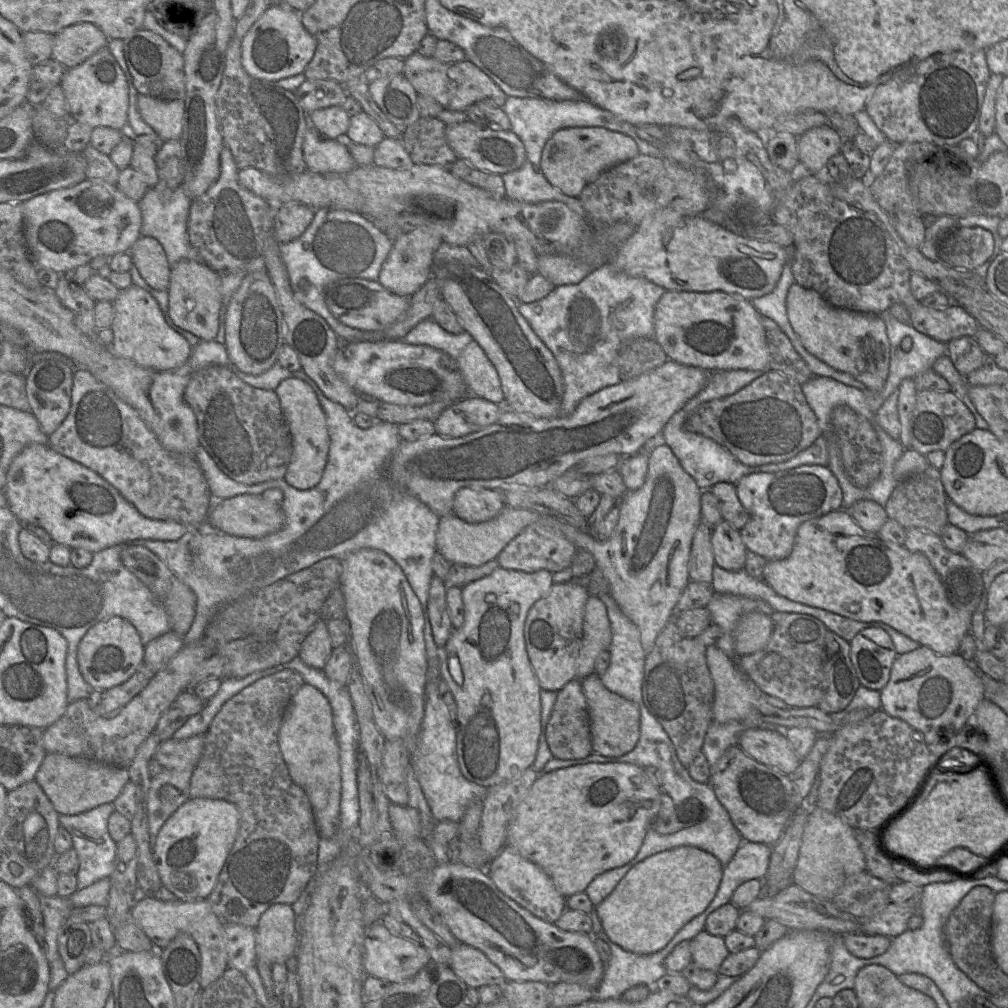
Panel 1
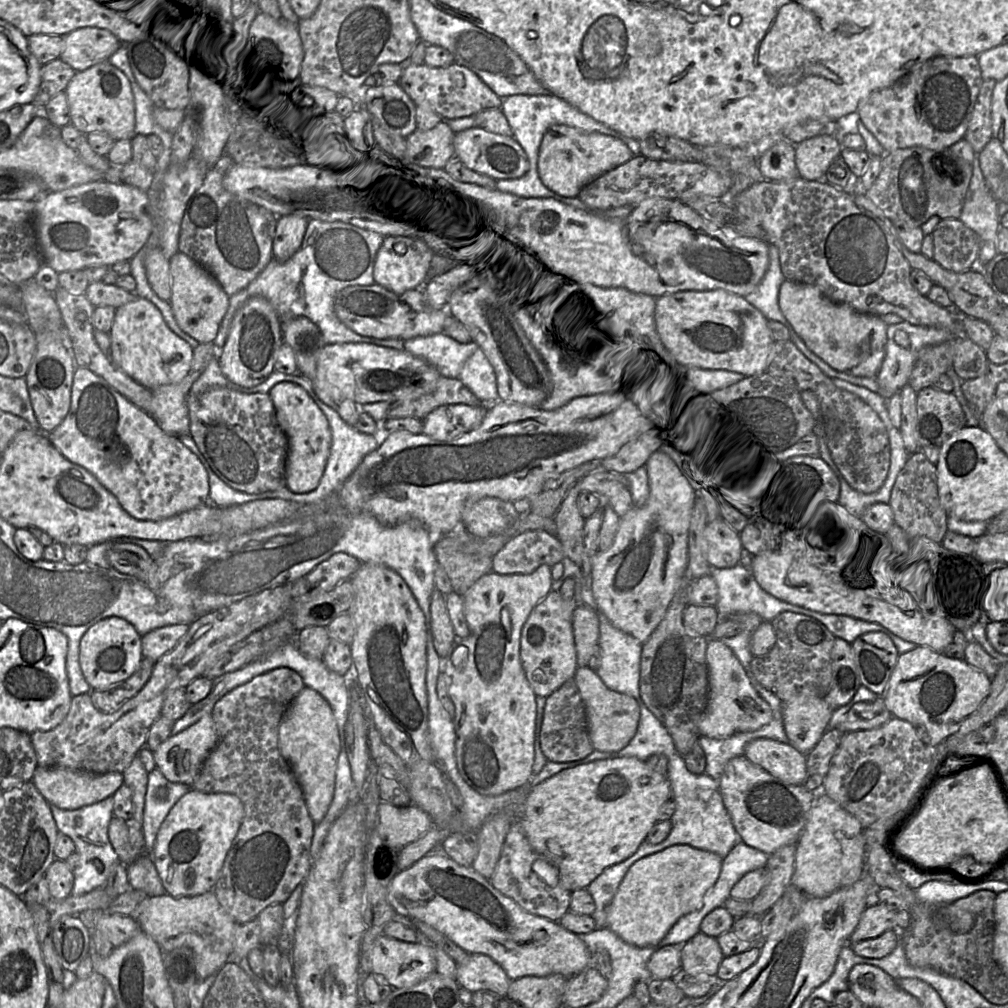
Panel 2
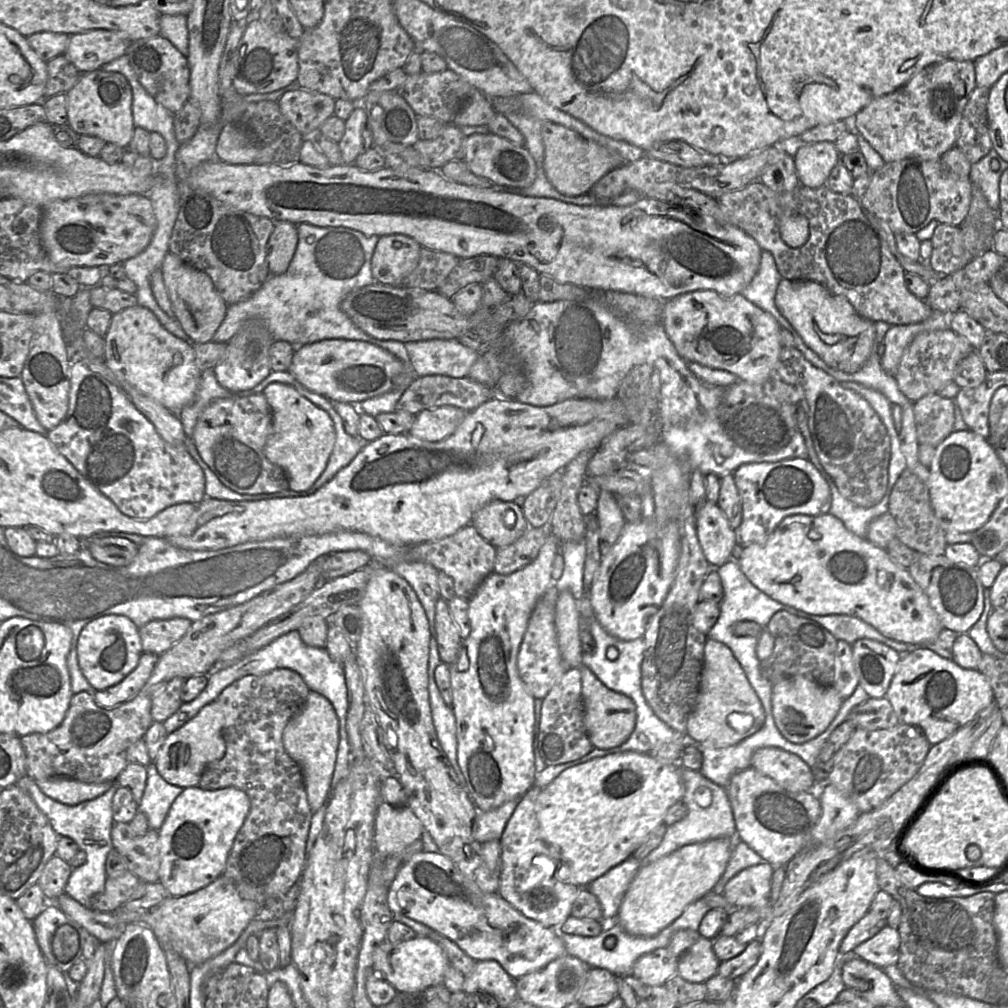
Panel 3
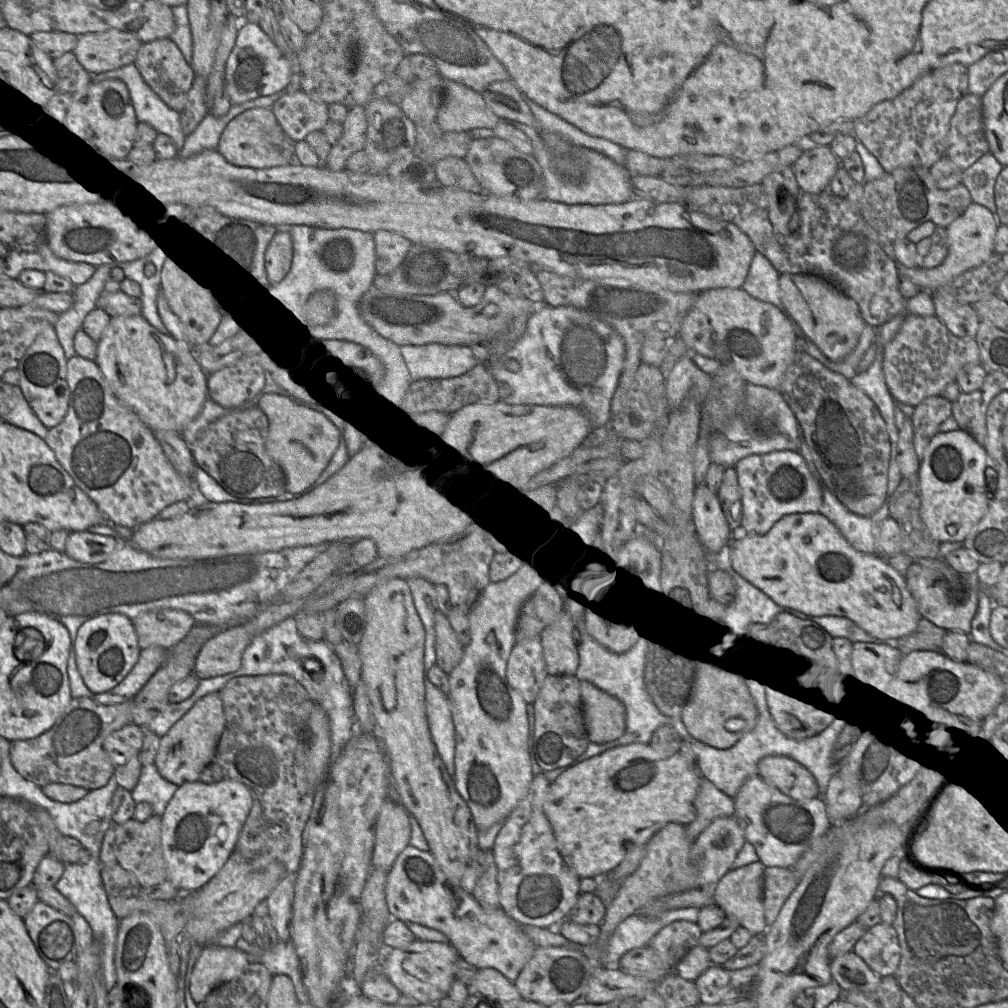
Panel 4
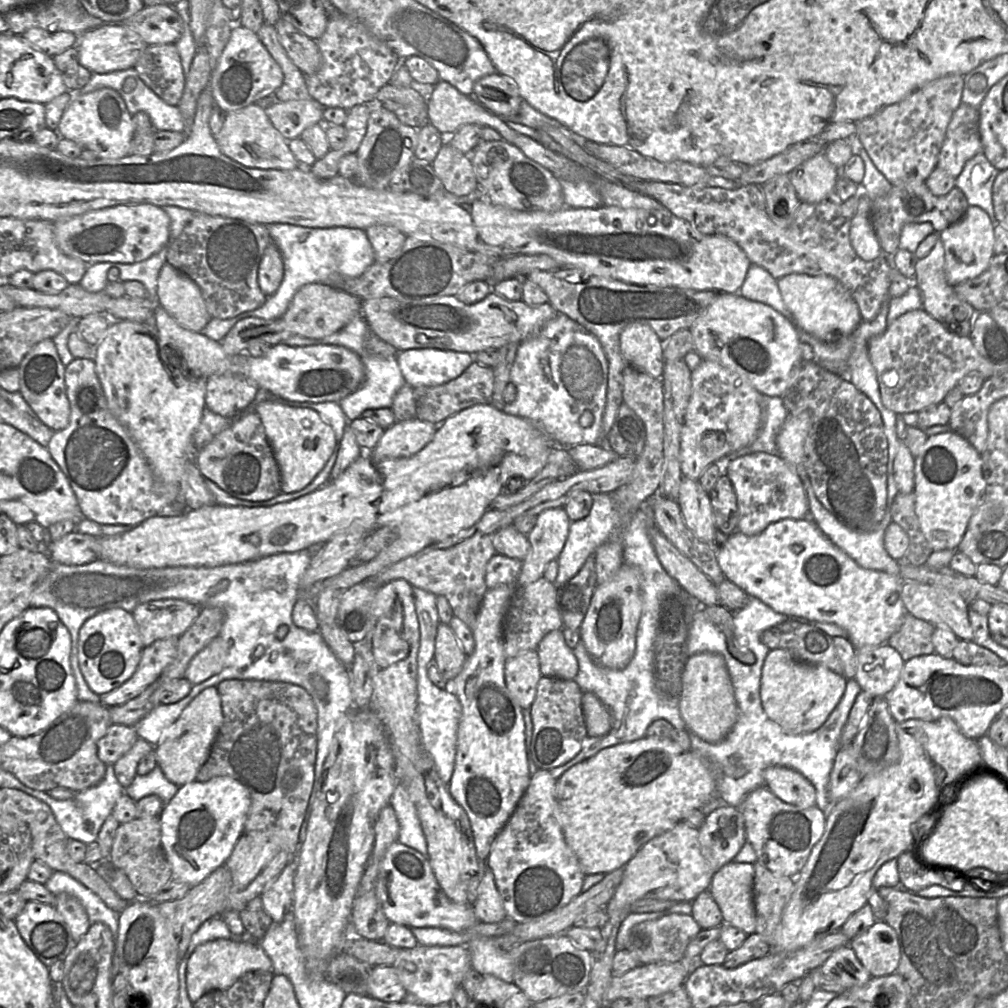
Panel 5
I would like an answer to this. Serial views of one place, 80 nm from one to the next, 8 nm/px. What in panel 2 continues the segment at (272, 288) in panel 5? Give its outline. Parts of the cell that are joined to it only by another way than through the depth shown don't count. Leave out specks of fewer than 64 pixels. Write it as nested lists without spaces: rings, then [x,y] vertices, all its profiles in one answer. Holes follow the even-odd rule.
[[[294,214],[276,217],[272,254],[275,260],[285,262],[300,248],[309,219]]]

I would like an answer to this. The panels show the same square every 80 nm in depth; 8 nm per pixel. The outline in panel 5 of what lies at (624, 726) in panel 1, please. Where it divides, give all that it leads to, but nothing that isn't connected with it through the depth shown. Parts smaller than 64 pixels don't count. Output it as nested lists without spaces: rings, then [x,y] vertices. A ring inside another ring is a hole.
[[[582,693],[582,711],[587,736],[599,737],[610,732],[612,728],[611,712],[595,694]]]

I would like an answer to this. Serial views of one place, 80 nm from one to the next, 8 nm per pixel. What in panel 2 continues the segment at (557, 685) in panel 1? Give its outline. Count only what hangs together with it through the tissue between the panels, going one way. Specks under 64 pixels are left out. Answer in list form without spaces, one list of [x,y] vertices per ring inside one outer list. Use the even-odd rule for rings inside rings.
[[[552,590],[530,613],[520,641],[520,658],[526,678],[536,696],[548,697],[566,681],[575,677],[577,653],[573,631],[573,614],[578,607],[575,599],[566,600]]]

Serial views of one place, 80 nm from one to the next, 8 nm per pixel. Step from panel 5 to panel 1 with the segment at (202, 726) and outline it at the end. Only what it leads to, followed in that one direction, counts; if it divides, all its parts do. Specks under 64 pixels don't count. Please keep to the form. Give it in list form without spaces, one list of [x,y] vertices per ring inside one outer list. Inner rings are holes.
[[[205,735],[184,740],[171,738],[160,743],[153,759],[164,769],[194,770],[203,754],[204,745]]]

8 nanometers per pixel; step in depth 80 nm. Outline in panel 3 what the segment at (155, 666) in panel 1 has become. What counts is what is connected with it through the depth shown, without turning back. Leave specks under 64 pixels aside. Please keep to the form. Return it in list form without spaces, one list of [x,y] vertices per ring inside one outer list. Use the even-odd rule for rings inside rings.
[[[185,618],[153,620],[139,628],[143,652],[161,655],[187,633],[192,622]]]

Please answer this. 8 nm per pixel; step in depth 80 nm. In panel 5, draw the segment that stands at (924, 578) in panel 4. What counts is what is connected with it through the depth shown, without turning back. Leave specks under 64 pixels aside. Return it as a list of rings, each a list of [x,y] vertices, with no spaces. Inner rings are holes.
[[[904,582],[901,594],[911,615],[950,629],[960,640],[973,641],[969,605],[957,593],[943,586]]]

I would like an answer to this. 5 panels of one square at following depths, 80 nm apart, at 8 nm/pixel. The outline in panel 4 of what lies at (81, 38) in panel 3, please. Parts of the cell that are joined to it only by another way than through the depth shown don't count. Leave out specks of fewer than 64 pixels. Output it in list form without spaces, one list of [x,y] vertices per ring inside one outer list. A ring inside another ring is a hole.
[[[111,29],[78,36],[73,53],[90,75],[97,75],[133,64],[141,45],[133,35]]]

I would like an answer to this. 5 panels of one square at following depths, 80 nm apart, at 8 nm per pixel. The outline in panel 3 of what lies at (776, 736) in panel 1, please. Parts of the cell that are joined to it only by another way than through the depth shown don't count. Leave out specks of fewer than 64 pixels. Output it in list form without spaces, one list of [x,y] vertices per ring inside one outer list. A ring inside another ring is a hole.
[[[777,747],[757,749],[751,766],[792,793],[813,791],[811,768],[797,755]]]

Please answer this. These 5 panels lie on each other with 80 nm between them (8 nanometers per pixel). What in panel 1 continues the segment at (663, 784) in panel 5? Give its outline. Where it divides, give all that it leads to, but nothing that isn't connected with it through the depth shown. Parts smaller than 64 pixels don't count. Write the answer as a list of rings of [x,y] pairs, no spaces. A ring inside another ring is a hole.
[[[588,763],[558,769],[537,777],[516,809],[515,815],[507,831],[506,844],[516,849],[523,858],[539,866],[550,877],[556,889],[564,897],[568,898],[574,894],[585,892],[589,883],[599,874],[613,868],[621,867],[629,863],[637,855],[648,829],[653,827],[653,821],[660,808],[662,794],[663,791],[661,787],[658,787],[651,782],[646,774],[646,770],[633,764]]]

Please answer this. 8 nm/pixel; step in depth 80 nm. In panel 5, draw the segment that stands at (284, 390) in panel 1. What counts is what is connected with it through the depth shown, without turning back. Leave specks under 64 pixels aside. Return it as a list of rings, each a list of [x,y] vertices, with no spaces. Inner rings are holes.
[[[262,401],[256,406],[266,437],[280,469],[281,492],[293,493],[305,488],[323,469],[335,447],[335,432],[318,412],[310,408]]]

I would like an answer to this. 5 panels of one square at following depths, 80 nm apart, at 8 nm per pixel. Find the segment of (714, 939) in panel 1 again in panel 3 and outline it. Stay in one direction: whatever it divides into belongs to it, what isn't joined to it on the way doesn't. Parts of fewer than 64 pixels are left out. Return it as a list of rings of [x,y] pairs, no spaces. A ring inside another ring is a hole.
[[[699,937],[698,940],[678,959],[676,974],[692,983],[704,983],[718,972],[720,961],[713,951],[713,940]]]

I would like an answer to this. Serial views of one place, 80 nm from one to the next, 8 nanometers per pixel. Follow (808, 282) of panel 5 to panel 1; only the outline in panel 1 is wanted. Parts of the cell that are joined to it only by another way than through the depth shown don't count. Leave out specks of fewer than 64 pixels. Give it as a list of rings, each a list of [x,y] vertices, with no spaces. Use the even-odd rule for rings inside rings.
[[[793,283],[786,307],[789,322],[804,347],[832,368],[851,374],[870,390],[880,390],[887,379],[890,344],[881,315],[840,309],[829,304],[818,292]]]

